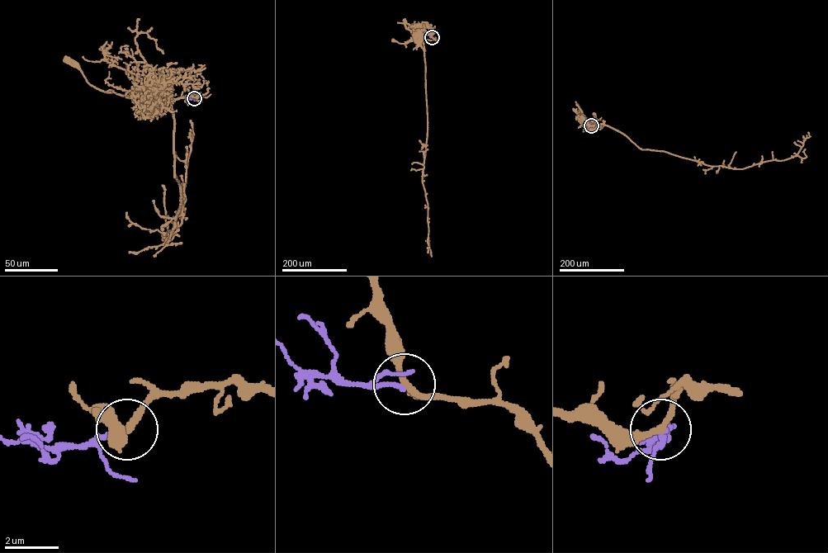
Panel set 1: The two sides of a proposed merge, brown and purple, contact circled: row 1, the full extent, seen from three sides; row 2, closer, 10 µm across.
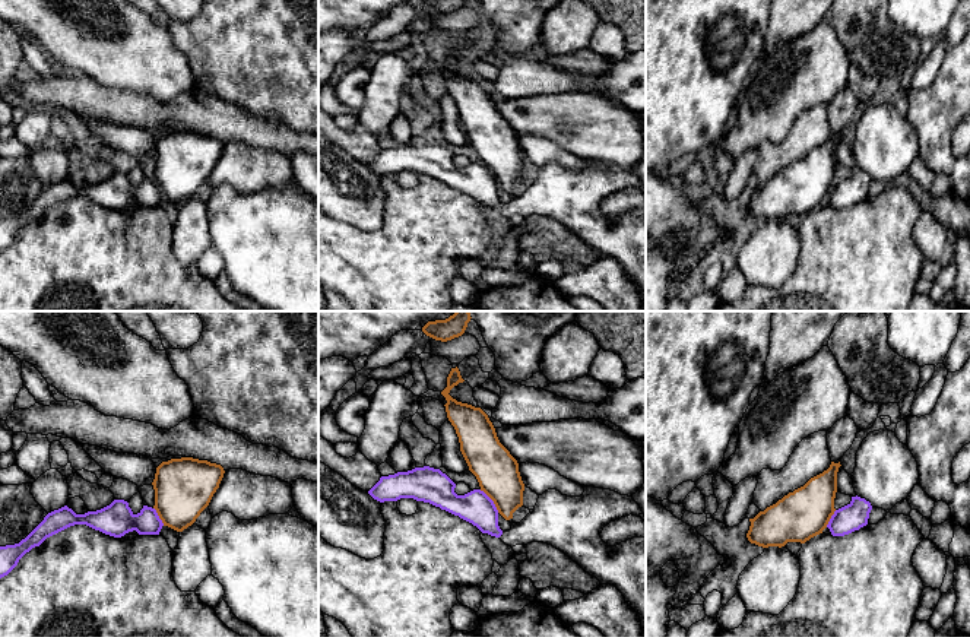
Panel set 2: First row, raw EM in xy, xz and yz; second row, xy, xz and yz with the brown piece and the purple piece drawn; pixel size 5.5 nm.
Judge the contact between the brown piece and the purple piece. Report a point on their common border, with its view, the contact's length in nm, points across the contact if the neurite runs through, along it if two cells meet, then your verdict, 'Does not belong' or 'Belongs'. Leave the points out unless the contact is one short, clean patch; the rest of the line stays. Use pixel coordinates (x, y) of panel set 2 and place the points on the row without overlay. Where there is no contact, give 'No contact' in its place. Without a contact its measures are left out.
Touches brown at xz (491, 171). Shared border 170 nm. Boundary: xz (479, 162), (493, 174), (498, 184). Does not belong

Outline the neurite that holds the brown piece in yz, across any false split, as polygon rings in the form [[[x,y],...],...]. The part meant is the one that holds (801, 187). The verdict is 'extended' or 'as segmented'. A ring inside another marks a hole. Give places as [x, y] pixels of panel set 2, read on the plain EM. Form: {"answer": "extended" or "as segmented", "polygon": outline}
{"answer": "as segmented", "polygon": [[[831,134],[827,143],[749,191],[748,213],[763,221],[782,221],[787,215],[805,216],[822,206],[836,184],[840,139],[840,134]]]}

